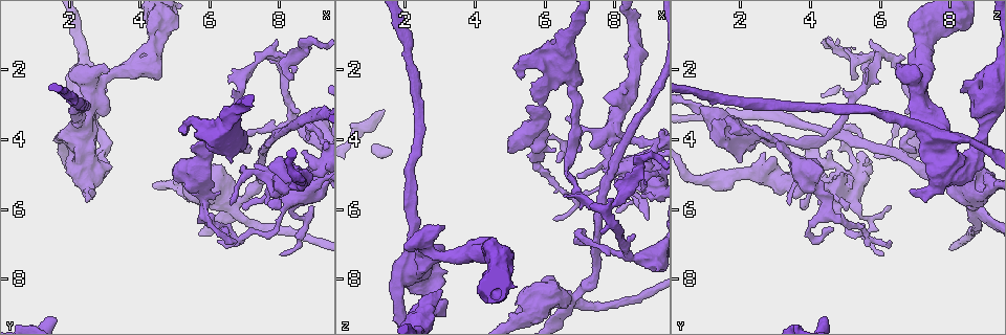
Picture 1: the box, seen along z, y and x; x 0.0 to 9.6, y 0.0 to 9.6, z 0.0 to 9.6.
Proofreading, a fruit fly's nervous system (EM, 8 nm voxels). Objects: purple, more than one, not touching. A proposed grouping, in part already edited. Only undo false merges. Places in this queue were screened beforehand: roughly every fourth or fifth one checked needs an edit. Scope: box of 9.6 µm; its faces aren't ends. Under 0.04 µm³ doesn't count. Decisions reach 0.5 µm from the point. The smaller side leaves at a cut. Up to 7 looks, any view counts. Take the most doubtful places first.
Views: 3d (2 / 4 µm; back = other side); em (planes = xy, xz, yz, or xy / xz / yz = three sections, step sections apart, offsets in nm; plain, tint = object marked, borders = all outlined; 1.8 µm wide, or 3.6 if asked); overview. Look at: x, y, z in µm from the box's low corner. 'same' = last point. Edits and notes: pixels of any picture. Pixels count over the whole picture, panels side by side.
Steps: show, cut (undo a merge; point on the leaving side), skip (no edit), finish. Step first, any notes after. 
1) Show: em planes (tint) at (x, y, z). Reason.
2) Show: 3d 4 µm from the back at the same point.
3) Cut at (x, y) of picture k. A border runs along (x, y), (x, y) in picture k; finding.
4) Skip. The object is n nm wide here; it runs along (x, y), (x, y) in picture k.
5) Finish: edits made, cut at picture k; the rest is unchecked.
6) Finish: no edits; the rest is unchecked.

Show: 3d 2 µm at (6.60, 5.95, 8.70). Four arms meet.

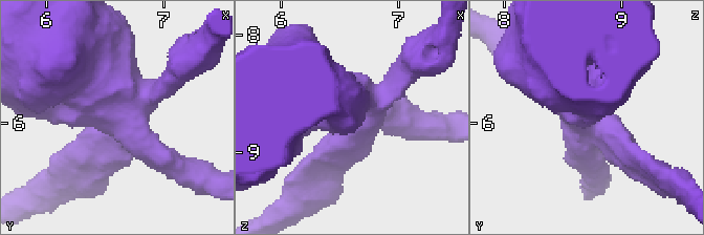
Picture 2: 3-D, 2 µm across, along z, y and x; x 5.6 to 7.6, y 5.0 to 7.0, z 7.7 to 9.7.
Show: em planes (tint) at (6.64, 5.92, 8.66). 4 arms meet here; now the EM.

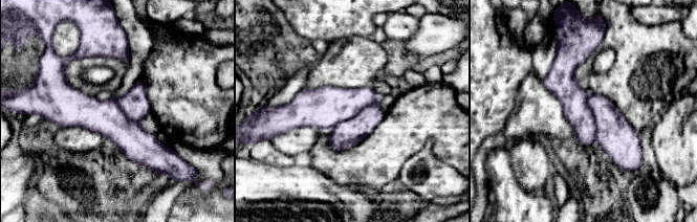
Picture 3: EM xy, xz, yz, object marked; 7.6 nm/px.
Cut at (346, 134) of picture 3. Two neurons meet here.

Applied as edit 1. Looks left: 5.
Show: em 3.6 µm xy step 8 (tint) at (2.45, 3.70, 7.15). Calibre changes.

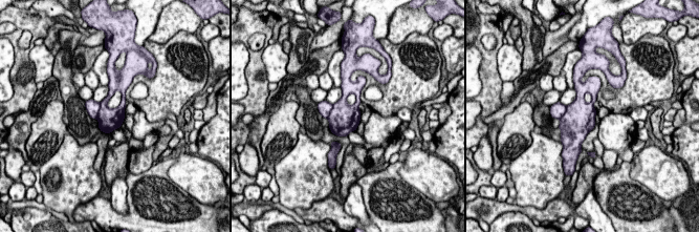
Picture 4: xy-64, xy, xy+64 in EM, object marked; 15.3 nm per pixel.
Show: em 3.6 µm planes (tint) at the same point.

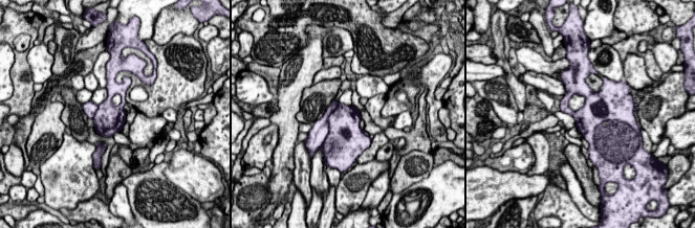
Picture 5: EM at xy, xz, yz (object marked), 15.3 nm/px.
Cut at (318, 134) of picture 5. The object is 460 nm wide here; a border runs along (339, 104), (323, 142) in picture 5; a second neuron is stuck on.

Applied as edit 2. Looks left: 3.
Show: overview.

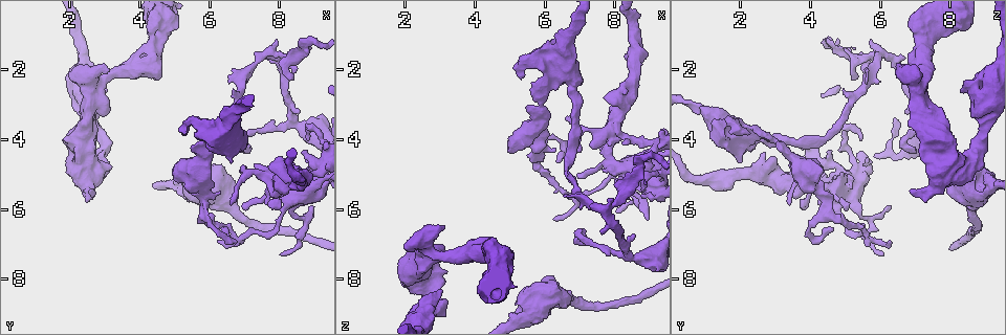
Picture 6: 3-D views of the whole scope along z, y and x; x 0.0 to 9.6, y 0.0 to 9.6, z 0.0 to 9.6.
Show: 3d 4 µm at (3.55, 1.95, 7.25). A fork.

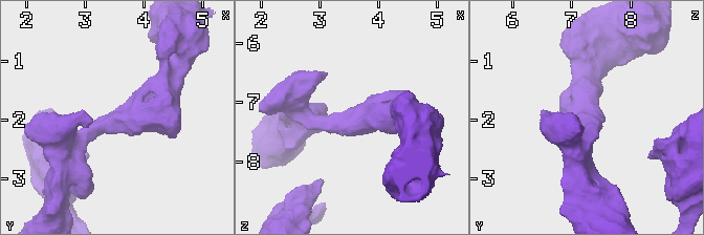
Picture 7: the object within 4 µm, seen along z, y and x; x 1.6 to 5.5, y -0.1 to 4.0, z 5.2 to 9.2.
Show: em planes (tint) at (3.60, 2.00, 7.35). 3 arms meet here; the arms are 240, 240, 280 nm wide.

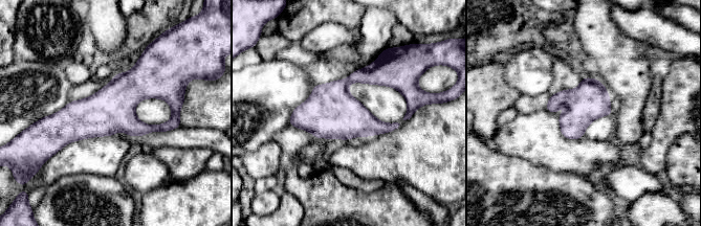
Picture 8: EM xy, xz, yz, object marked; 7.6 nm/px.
Skip. Continuous, no second neuron.

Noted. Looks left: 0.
Finish: edits made, cut at picture 3, cut at picture 5; the rest is unchecked.

